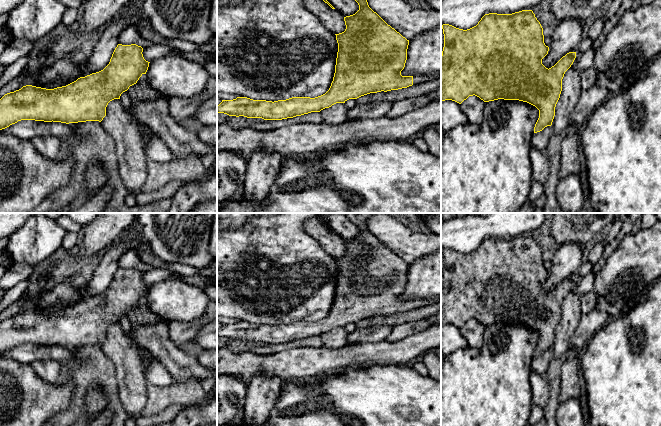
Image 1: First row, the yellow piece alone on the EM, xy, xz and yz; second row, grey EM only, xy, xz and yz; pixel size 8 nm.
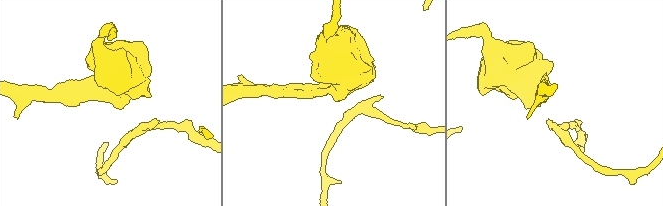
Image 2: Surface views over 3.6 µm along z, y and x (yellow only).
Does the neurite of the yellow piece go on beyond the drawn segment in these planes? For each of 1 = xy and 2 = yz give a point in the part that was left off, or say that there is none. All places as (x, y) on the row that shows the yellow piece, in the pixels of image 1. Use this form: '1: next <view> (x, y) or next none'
1: next none
2: next none

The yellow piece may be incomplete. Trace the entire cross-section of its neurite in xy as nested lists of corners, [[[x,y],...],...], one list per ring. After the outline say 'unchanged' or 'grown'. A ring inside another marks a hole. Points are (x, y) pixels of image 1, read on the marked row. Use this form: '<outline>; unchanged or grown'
[[[118,44],[109,64],[101,71],[80,77],[62,87],[46,89],[32,85],[5,94],[0,99],[0,130],[21,120],[44,122],[78,123],[86,121],[101,122],[106,116],[106,107],[114,99],[120,99],[123,92],[137,83],[146,74],[149,63],[143,57],[143,48],[136,44]]]; unchanged

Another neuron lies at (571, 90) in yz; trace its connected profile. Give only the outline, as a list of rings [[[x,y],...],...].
[[[576,51],[575,60],[573,64],[571,65],[571,67],[565,72],[564,77],[562,79],[562,91],[560,94],[560,98],[555,107],[555,116],[551,125],[552,135],[561,134],[566,130],[567,126],[569,125],[571,121],[571,114],[574,111],[576,104],[580,98],[581,92],[582,92],[581,86],[580,86],[581,73],[578,72],[575,68],[577,55],[578,53]]]

